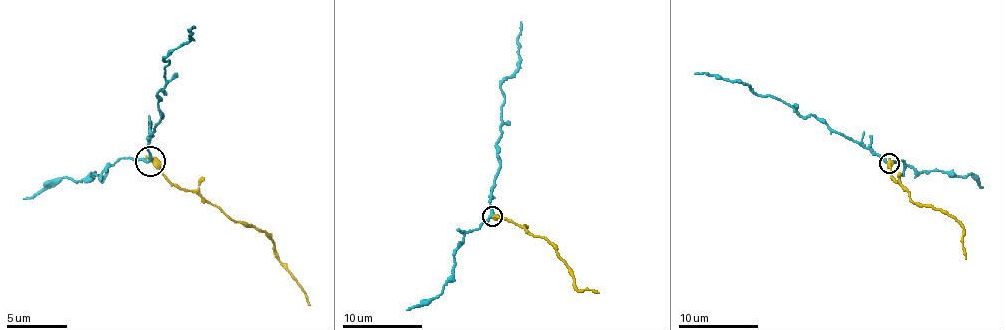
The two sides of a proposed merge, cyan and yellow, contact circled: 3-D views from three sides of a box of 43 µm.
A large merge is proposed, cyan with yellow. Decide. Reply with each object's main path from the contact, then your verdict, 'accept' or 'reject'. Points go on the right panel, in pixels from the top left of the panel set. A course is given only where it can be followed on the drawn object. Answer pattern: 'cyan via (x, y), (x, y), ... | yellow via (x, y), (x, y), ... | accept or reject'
cyan via (889, 163), (869, 149), (835, 133), (813, 115), (801, 117), (779, 99), (759, 95), (741, 81), (695, 73) | yellow via (889, 163), (891, 175), (909, 193), (909, 197), (953, 217), (963, 231), (965, 259) | reject

